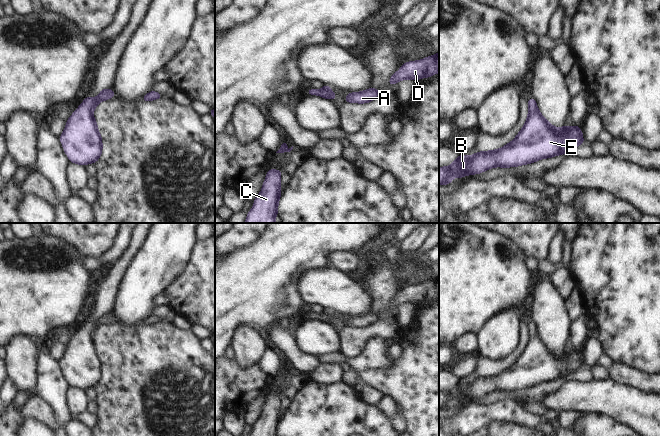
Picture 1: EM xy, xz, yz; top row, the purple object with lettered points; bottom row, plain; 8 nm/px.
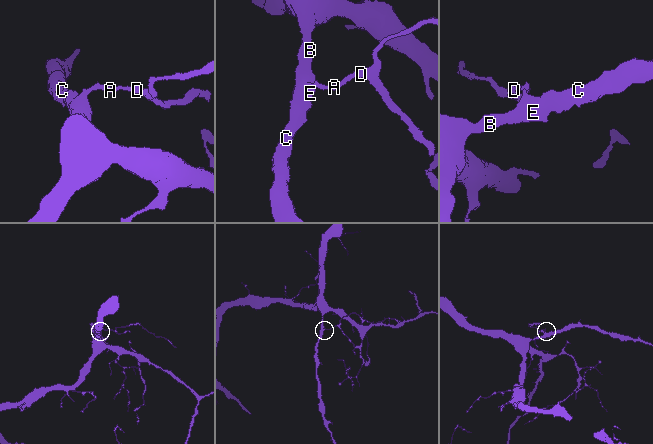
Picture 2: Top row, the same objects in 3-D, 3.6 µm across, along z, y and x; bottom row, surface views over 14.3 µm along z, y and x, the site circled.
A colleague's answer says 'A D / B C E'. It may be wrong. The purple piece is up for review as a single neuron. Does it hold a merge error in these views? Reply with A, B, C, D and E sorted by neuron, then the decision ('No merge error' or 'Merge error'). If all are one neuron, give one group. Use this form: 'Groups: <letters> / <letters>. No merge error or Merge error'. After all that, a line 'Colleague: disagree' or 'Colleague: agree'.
Groups: A B C D E. No merge error.
Colleague: disagree

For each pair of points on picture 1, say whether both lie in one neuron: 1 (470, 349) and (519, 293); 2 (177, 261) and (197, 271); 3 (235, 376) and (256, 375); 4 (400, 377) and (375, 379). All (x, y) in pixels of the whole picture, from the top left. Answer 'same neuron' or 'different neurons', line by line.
1: different neurons
2: different neurons
3: same neuron
4: same neuron

